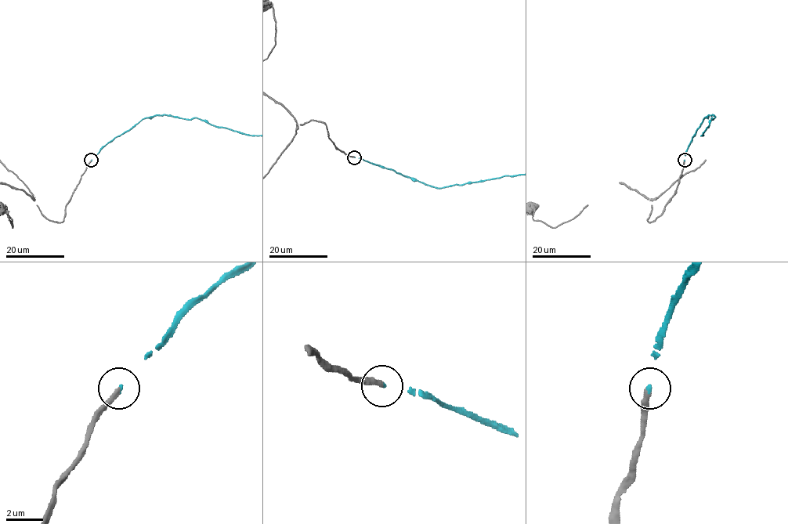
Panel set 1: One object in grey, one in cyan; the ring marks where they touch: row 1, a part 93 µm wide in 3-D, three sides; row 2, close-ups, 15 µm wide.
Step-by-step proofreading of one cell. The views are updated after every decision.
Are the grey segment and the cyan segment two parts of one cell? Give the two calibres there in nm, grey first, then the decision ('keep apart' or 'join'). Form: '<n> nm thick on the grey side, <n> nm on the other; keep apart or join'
260 nm thick on the grey side, 120 nm on the other; join

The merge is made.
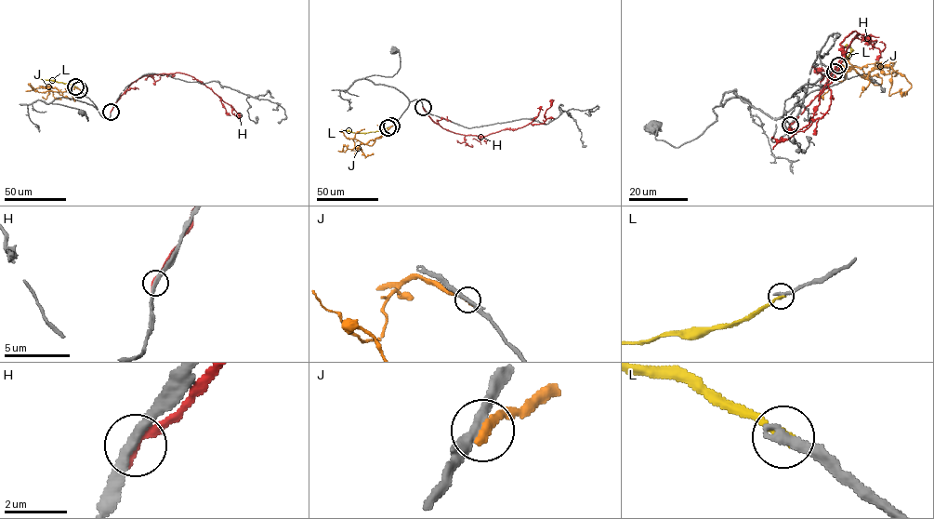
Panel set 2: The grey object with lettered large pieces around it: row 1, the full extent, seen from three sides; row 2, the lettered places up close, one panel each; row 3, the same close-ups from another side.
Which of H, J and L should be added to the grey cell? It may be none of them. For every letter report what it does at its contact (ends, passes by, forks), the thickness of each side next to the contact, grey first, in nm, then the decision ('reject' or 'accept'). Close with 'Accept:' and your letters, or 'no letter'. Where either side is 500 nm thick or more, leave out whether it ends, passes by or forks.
H: it ends there; 240 nm thick on the grey side, 340 nm on the other; reject
J: it ends there; 320 nm thick on the grey side, 280 nm on the other; reject
L: it ends there; 320 nm thick on the grey side, 240 nm on the other; reject
Accept: no letter

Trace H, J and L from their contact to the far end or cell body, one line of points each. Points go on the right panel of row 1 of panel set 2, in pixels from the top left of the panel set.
H: (790, 125), (826, 83), (856, 31), (841, 42), (844, 59), (828, 86), (829, 109), (787, 139), (773, 137)
J: (835, 72), (849, 67), (867, 78), (878, 69), (876, 62), (887, 66), (843, 65)
L: (838, 65), (852, 51), (846, 45)

